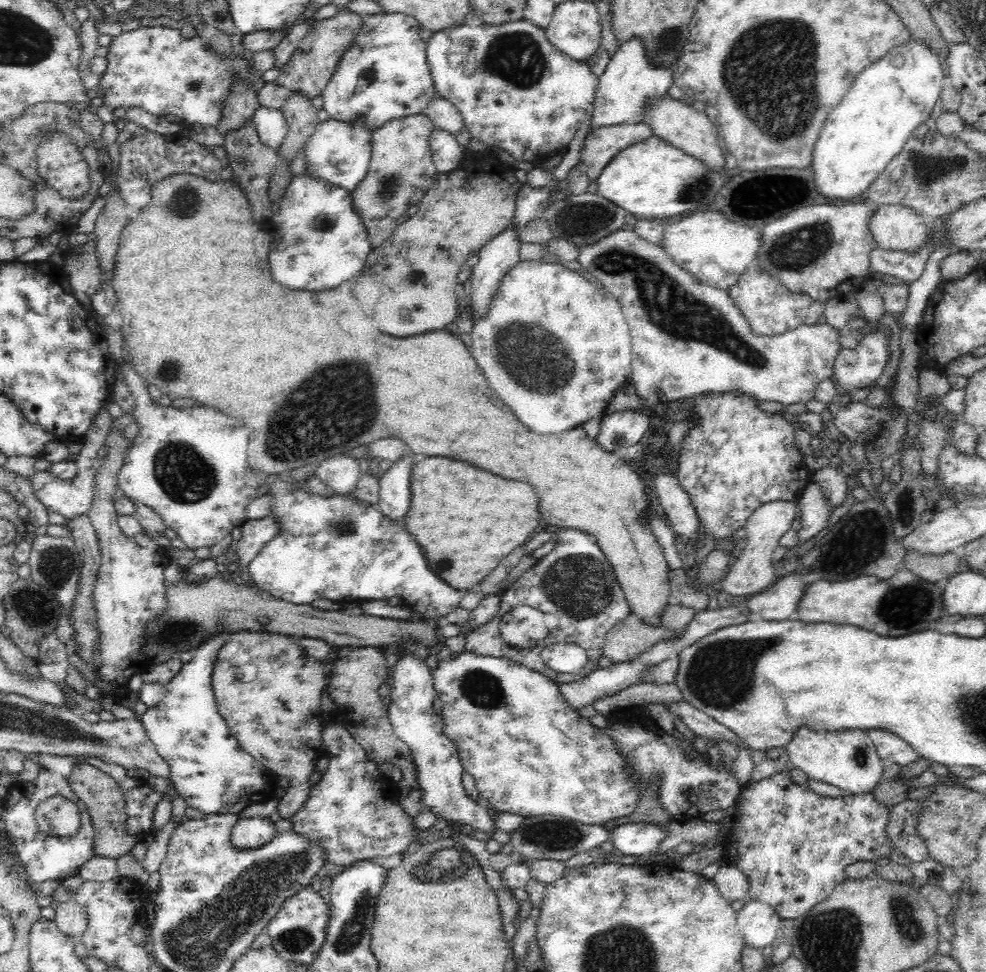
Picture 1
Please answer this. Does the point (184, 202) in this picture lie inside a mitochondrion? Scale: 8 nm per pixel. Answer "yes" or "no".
yes

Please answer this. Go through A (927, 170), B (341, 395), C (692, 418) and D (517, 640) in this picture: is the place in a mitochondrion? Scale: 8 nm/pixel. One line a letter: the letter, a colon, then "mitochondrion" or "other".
A: mitochondrion
B: mitochondrion
C: other
D: other

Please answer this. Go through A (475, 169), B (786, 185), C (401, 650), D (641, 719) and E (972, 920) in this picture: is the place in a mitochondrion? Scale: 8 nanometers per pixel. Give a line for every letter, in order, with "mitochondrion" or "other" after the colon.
A: other
B: other
C: other
D: mitochondrion
E: other

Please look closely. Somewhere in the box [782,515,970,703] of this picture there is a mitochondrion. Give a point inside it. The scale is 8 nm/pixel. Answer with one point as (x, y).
(901, 606)

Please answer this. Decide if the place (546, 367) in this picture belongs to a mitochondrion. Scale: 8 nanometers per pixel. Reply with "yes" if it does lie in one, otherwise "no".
yes

